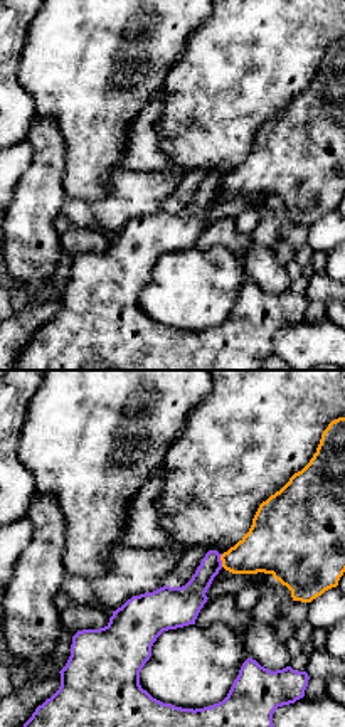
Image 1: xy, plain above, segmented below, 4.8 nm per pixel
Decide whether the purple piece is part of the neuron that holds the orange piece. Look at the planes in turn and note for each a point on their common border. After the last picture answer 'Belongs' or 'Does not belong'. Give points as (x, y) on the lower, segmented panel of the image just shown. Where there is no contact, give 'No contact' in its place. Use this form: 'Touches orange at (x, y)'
Touches orange at (221, 559)

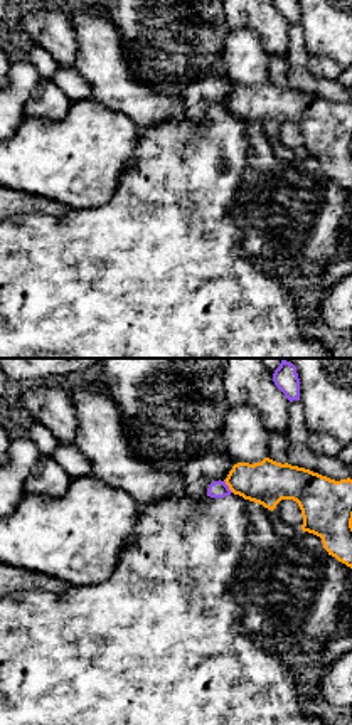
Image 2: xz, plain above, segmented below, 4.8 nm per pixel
Touches orange at (228, 485)

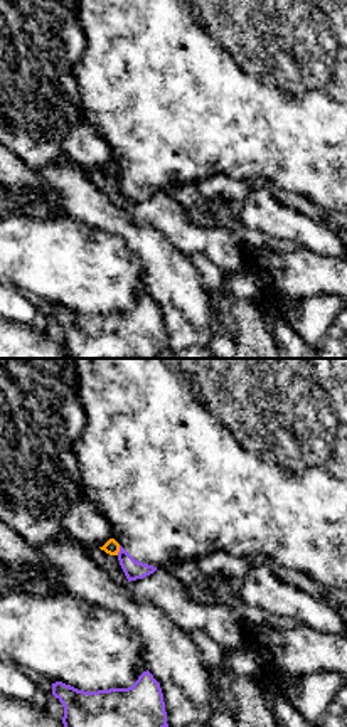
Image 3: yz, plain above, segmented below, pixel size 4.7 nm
Touches orange at (118, 551)

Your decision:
Does not belong

